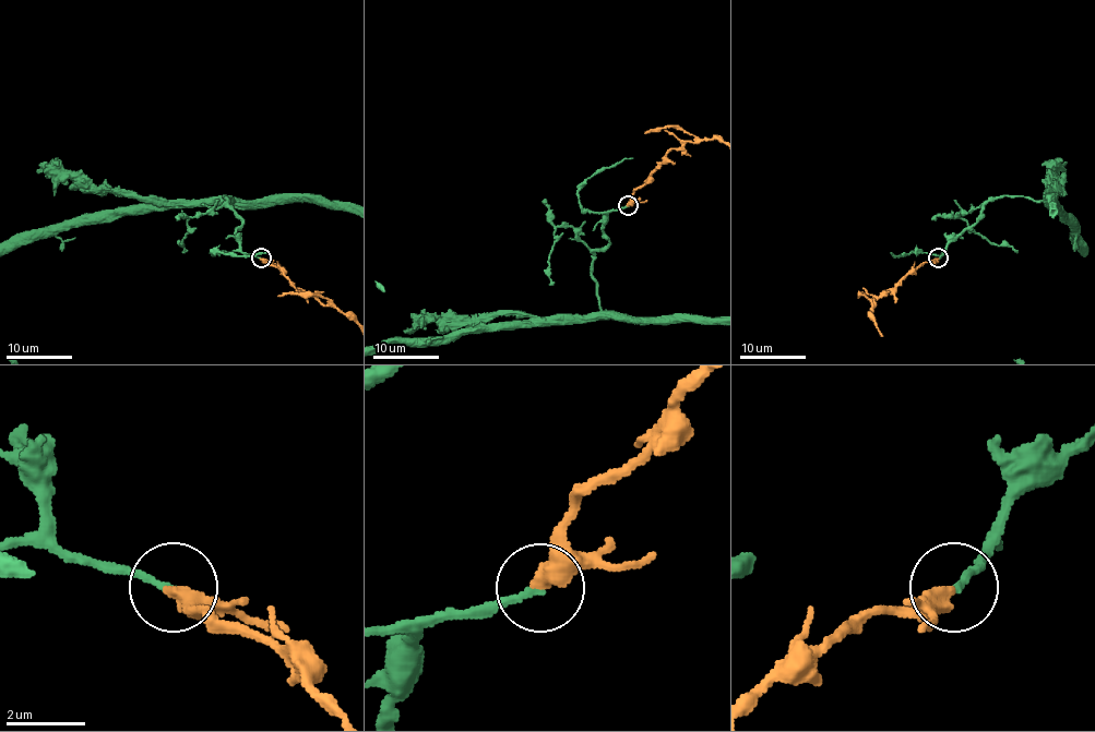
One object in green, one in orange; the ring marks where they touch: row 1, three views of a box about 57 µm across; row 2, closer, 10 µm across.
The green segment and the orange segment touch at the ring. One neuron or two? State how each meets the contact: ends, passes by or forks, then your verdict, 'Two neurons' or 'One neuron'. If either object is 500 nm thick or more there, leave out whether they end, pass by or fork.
At the ring green ends. At the ring orange ends. One neuron

